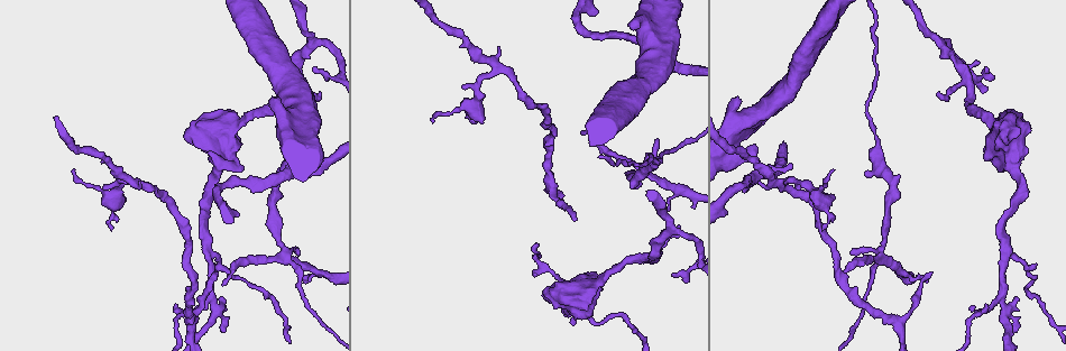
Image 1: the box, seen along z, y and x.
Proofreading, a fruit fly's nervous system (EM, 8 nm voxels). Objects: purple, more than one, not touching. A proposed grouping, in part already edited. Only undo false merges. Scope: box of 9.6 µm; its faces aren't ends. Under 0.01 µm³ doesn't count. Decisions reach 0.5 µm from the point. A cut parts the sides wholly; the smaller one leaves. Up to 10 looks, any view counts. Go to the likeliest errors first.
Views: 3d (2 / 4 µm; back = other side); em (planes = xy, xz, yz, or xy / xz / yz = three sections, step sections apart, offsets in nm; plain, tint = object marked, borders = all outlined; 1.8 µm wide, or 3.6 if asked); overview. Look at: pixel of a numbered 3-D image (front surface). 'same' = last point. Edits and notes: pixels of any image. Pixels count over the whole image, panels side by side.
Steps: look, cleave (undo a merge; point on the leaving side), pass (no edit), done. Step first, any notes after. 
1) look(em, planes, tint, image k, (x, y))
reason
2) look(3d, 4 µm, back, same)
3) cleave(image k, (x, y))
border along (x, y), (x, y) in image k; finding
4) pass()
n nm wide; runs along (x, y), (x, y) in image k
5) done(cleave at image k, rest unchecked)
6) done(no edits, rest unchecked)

look(em, xy, step 8, tint, image 1, (286, 253))
looks like a crossing

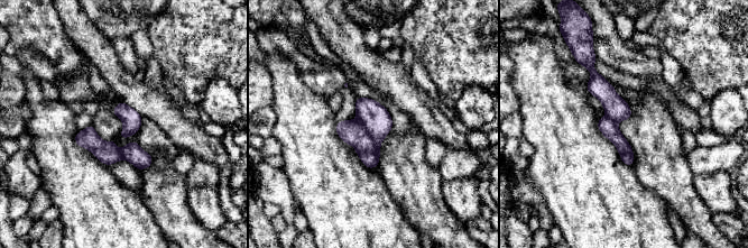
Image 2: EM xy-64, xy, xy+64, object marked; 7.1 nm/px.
look(em, xz, step 16, tint, same)

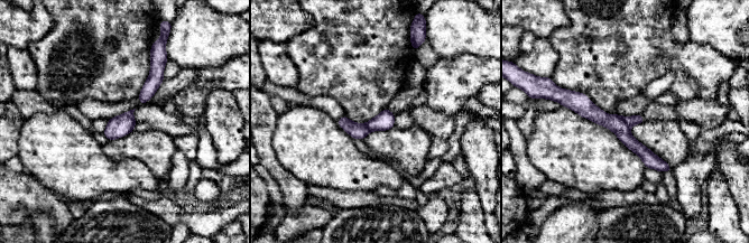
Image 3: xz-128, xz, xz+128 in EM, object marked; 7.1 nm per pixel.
cleave(image 3, (615, 122))
the part that leaves runs along (567, 99), (610, 121), (667, 168) in image 3; a second cell is stuck on

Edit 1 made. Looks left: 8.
look(overview)

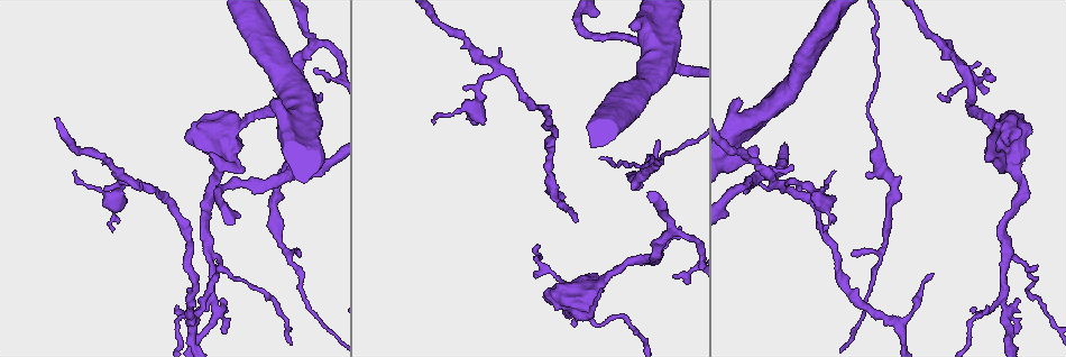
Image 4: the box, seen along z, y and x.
look(3d, 2 µm, image 4, (781, 183))
three-way junction

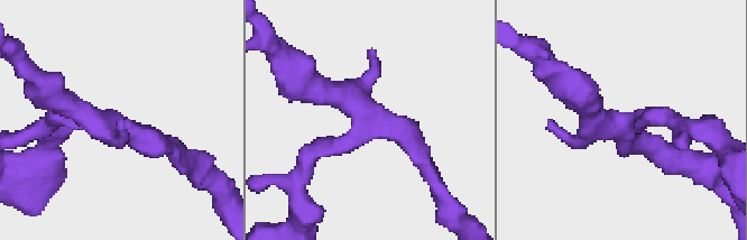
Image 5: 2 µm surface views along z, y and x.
look(em, planes, tint, image 5, (112, 125))

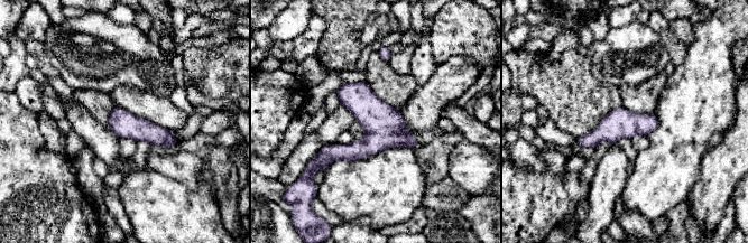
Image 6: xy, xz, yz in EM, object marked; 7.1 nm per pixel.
pass()
190 nm wide; continuous, no second cell

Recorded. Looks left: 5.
look(3d, 2 µm, image 4, (1000, 298))
four arms meet

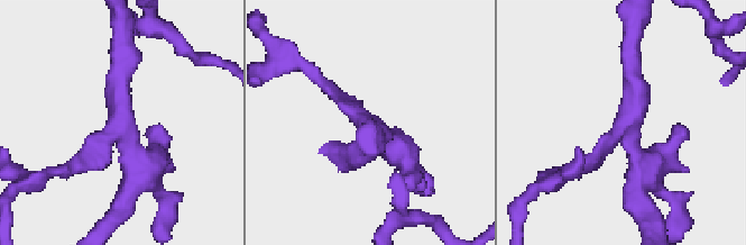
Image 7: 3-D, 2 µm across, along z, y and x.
look(em, 3.6 µm, xz, step 8, tint, image 7, (620, 123))
need the tissue

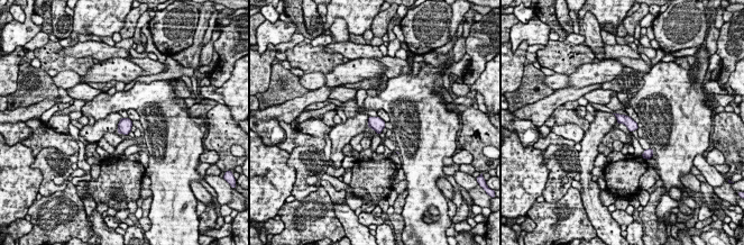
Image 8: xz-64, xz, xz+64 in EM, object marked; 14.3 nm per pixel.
pass()
140 nm wide; one cell here

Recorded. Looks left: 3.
look(em, 3.6 µm, planes, plain, image 4, (657, 165))
thick turns thin

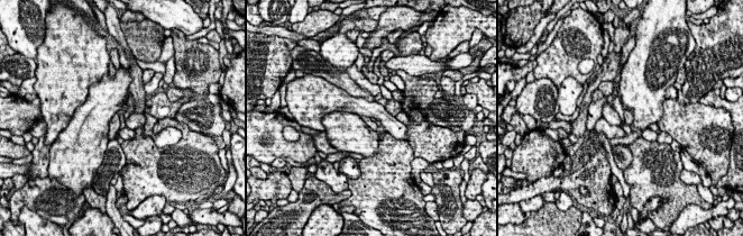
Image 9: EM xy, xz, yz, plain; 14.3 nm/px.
look(em, 3.6 µm, planes, tint, same)
where the object lies

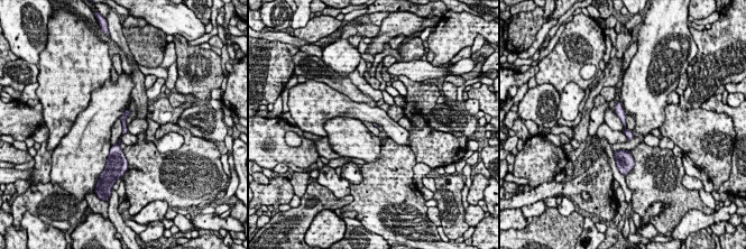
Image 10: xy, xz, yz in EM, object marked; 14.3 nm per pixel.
pass()
50 nm wide; runs along (123, 118), (123, 134), (117, 145), (121, 157) in image 10; continuous, no second cell

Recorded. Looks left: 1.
done(cleave at image 3, rest unchecked)

